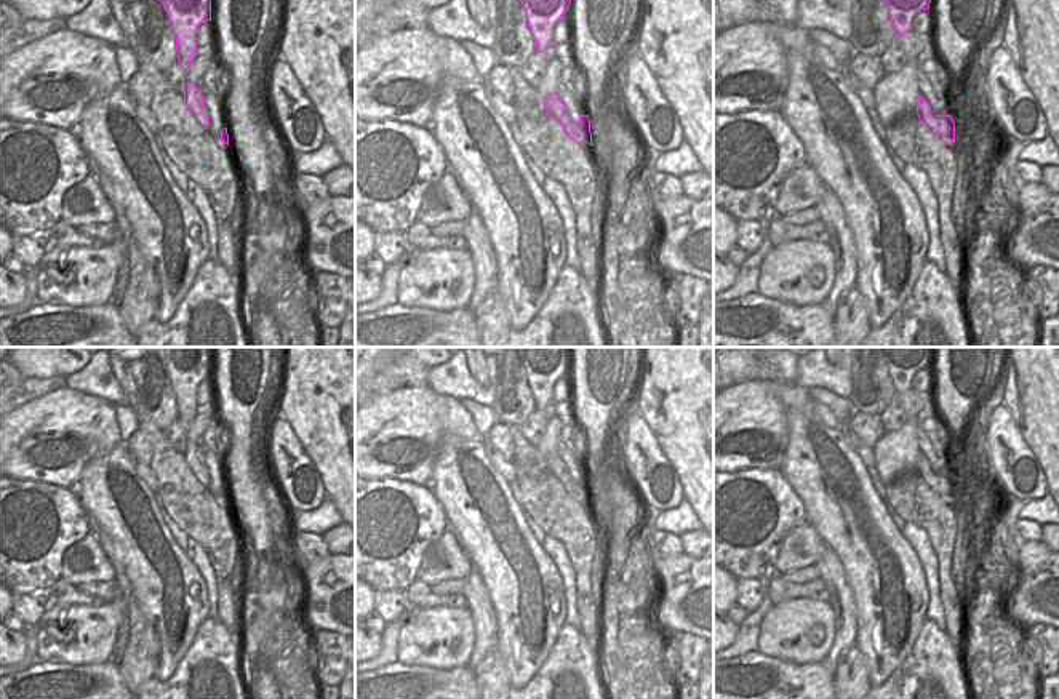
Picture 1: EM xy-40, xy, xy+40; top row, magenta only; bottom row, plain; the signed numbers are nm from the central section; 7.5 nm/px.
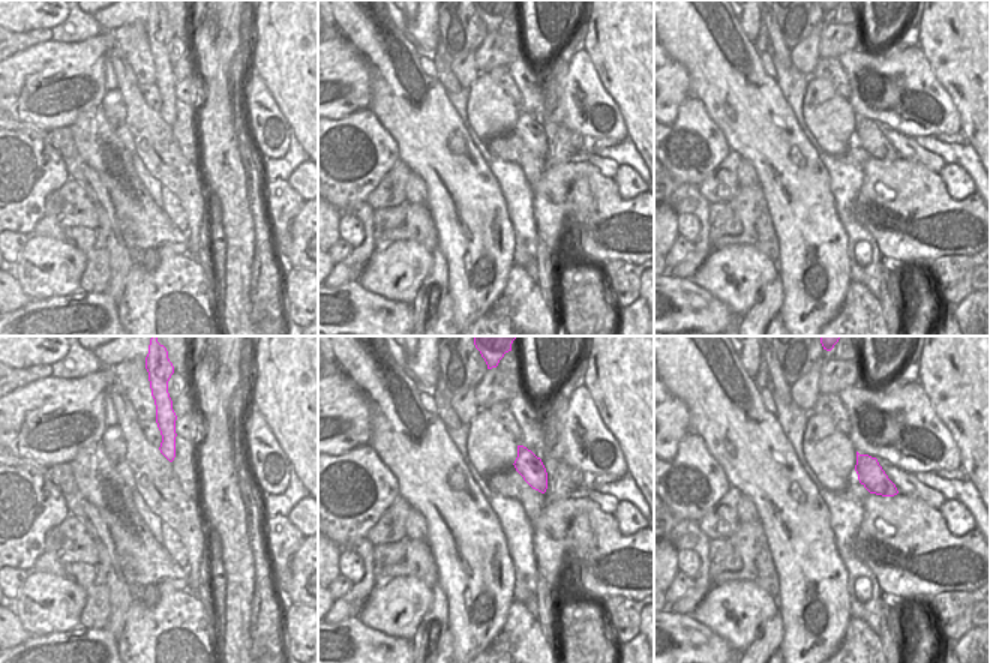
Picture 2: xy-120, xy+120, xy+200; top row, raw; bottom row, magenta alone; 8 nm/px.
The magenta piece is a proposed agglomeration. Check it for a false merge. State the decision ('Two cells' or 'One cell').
One cell

